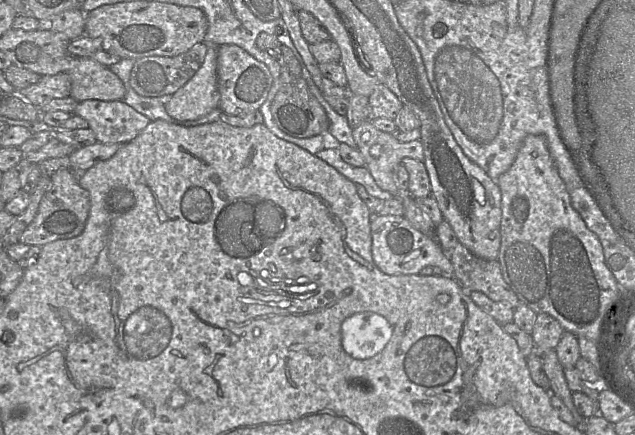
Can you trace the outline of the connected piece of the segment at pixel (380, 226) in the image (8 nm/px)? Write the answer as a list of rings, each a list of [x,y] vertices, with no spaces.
[[[372,215],[372,257],[376,266],[385,274],[420,274],[426,266],[437,266],[445,277],[454,277],[454,267],[448,255],[435,238],[427,236],[414,228],[404,216]]]

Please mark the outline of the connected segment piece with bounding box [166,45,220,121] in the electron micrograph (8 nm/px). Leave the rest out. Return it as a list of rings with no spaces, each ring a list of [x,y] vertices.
[[[208,45],[203,64],[196,74],[171,97],[166,104],[167,113],[178,121],[197,120],[212,110],[219,108],[220,94],[217,83],[217,48],[220,45]]]

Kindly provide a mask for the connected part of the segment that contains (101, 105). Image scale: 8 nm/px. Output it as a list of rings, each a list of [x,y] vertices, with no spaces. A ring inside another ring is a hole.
[[[85,100],[73,114],[84,118],[103,144],[124,144],[134,139],[151,120],[122,100]]]

